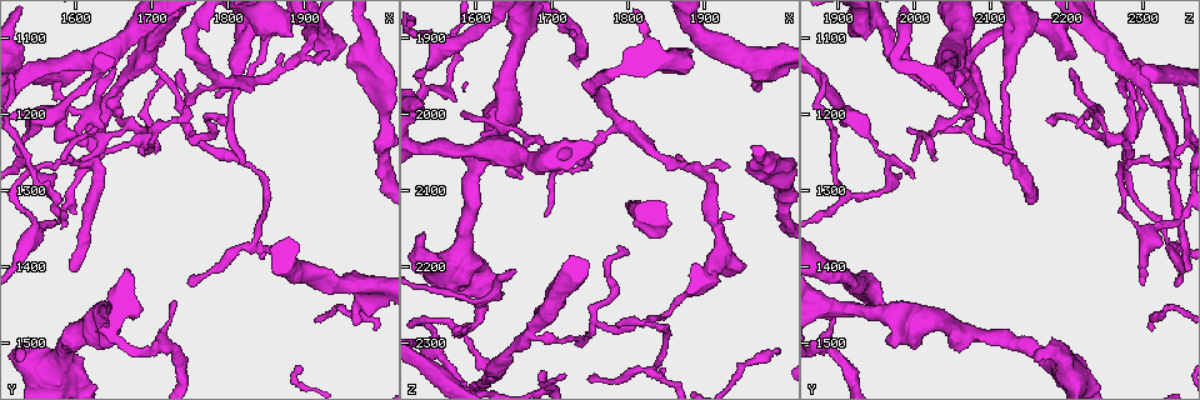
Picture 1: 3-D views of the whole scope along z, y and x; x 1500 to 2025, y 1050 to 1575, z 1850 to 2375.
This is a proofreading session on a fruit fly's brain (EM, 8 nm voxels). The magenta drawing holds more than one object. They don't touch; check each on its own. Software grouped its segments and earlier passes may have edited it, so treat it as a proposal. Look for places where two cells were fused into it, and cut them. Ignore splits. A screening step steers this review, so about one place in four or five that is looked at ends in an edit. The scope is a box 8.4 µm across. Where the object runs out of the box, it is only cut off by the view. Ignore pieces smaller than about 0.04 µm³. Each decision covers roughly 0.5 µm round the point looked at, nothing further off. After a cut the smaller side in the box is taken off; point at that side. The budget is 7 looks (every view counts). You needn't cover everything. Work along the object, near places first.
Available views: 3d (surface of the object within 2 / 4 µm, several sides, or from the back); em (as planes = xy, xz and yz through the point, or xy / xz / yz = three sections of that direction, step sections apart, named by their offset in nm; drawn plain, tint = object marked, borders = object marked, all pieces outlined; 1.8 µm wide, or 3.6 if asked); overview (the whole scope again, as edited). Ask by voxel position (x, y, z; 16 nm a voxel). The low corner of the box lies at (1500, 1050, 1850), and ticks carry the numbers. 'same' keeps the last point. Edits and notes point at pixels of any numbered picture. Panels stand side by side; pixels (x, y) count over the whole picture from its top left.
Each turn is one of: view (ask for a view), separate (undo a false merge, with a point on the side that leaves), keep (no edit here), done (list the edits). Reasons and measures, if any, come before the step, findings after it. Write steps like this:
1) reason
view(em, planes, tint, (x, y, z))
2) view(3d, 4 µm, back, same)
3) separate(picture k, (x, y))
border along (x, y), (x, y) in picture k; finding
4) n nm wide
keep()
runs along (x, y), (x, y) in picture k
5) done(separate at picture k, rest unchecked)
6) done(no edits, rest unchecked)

sharp bend
view(em, xz, step 4, tint, (1620, 1265, 2340))

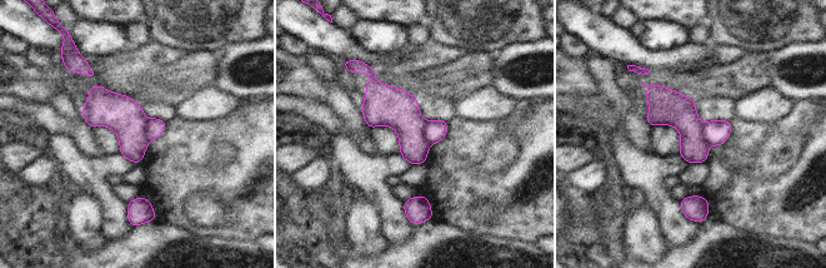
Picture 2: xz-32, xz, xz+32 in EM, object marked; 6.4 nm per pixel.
separate(picture 2, (395, 108))
border along (425, 122), (422, 138), (429, 145) in picture 2; a second cell is stuck on

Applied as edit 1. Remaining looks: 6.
sharp bend
view(3d, 2 µm, back, (1565, 1305, 1915))

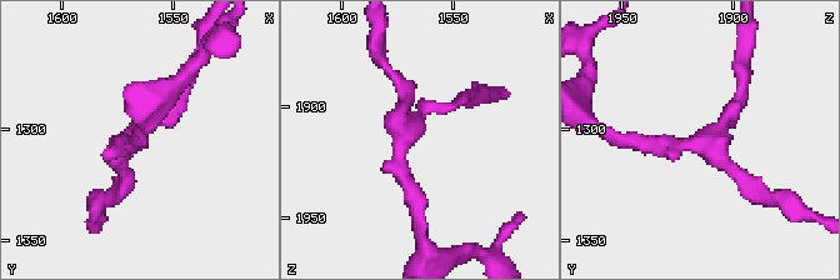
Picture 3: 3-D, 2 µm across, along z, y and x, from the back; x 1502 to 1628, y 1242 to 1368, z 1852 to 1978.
view(em, planes, tint, (1571, 1307, 1912))

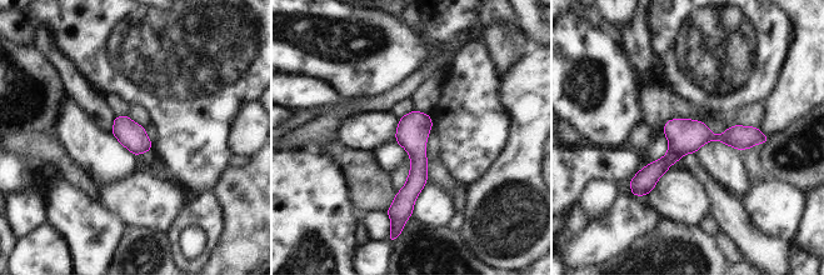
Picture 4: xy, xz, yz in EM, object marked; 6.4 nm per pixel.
keep()
runs along (763, 138), (689, 138), (634, 184) in picture 4; continuous, no second cell

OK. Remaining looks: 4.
done(separate at picture 2, rest unchecked)

